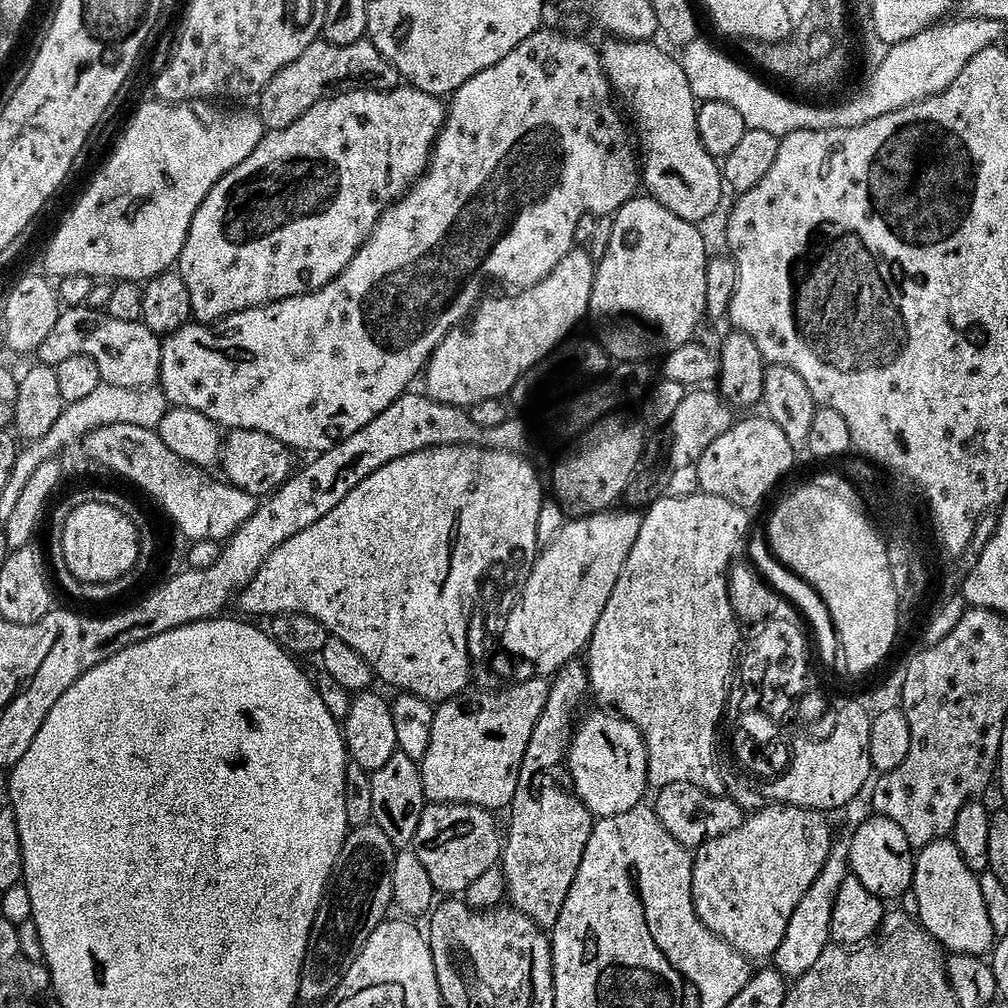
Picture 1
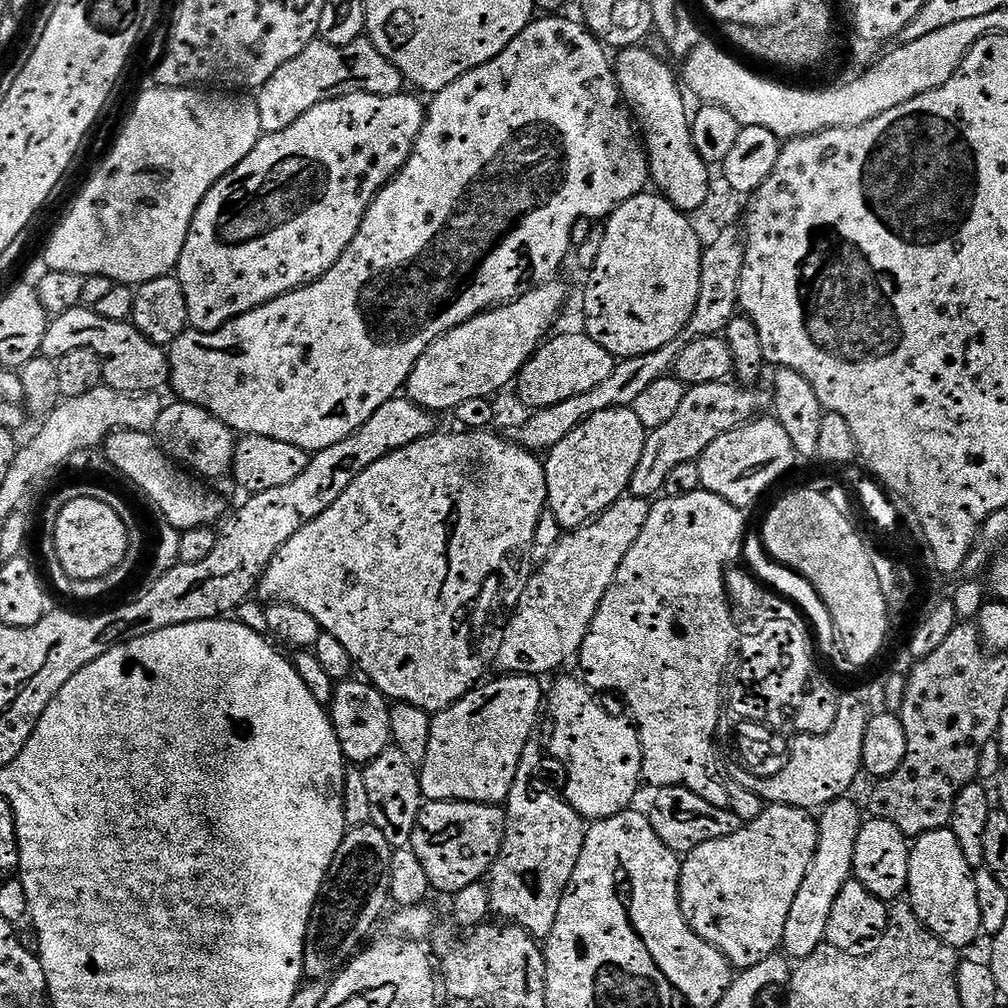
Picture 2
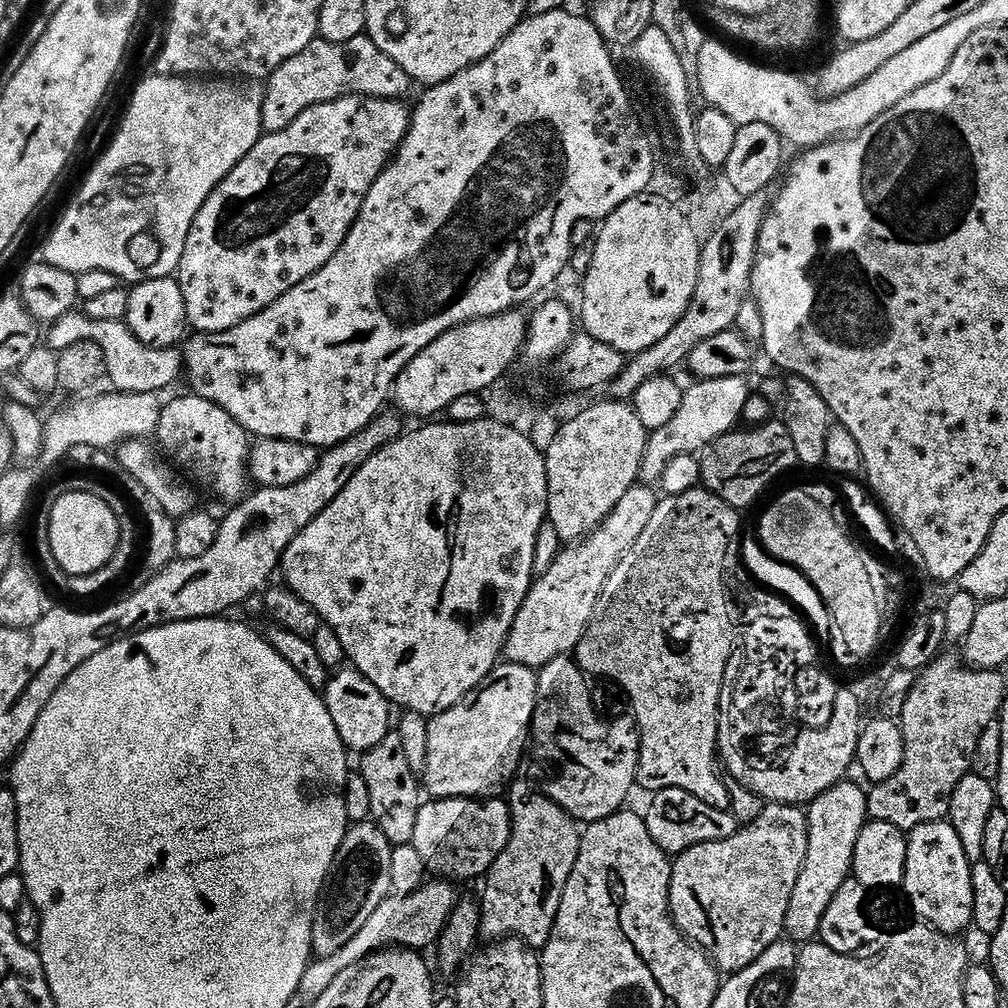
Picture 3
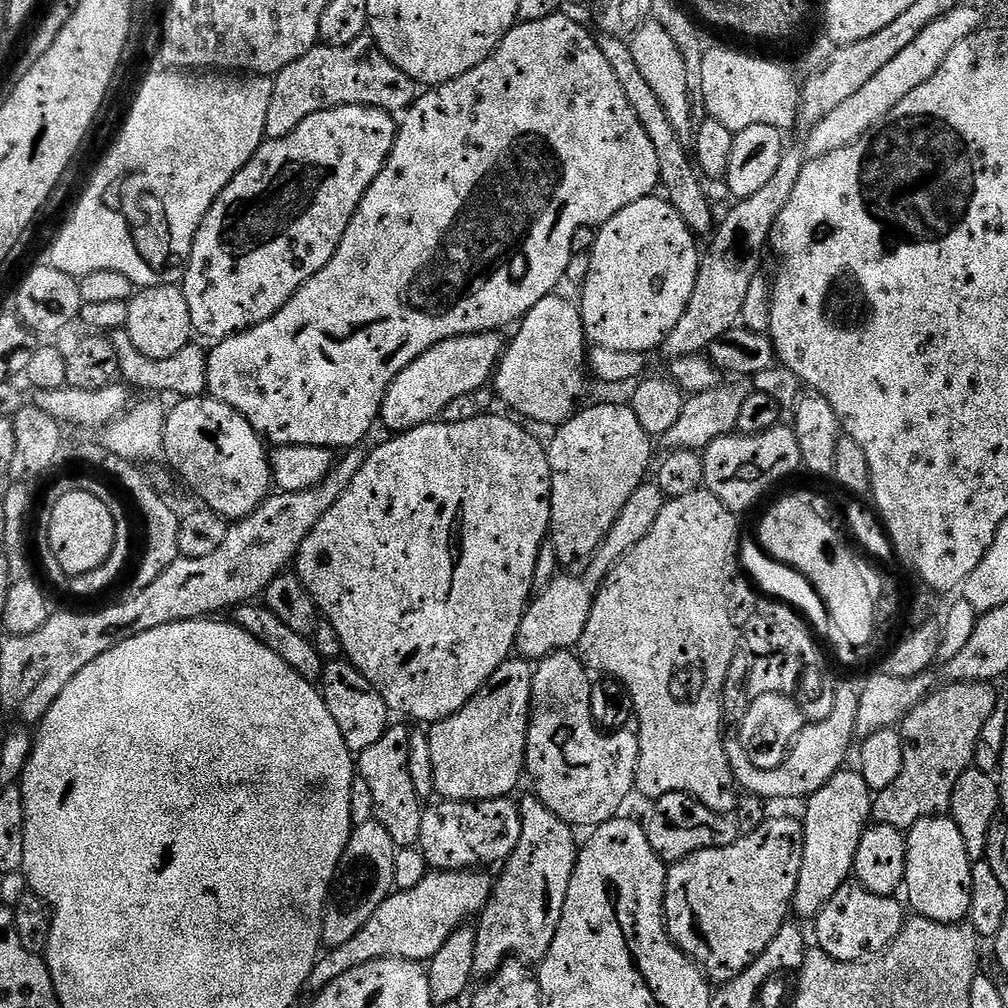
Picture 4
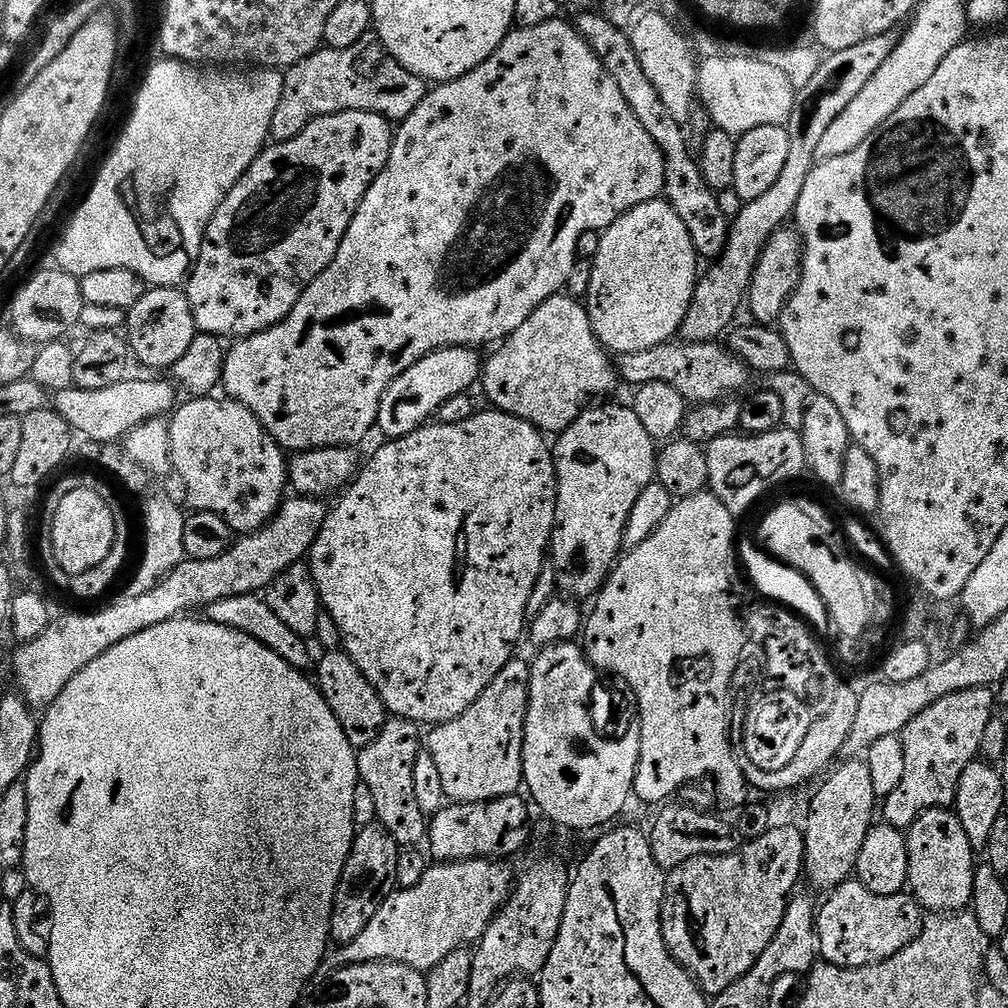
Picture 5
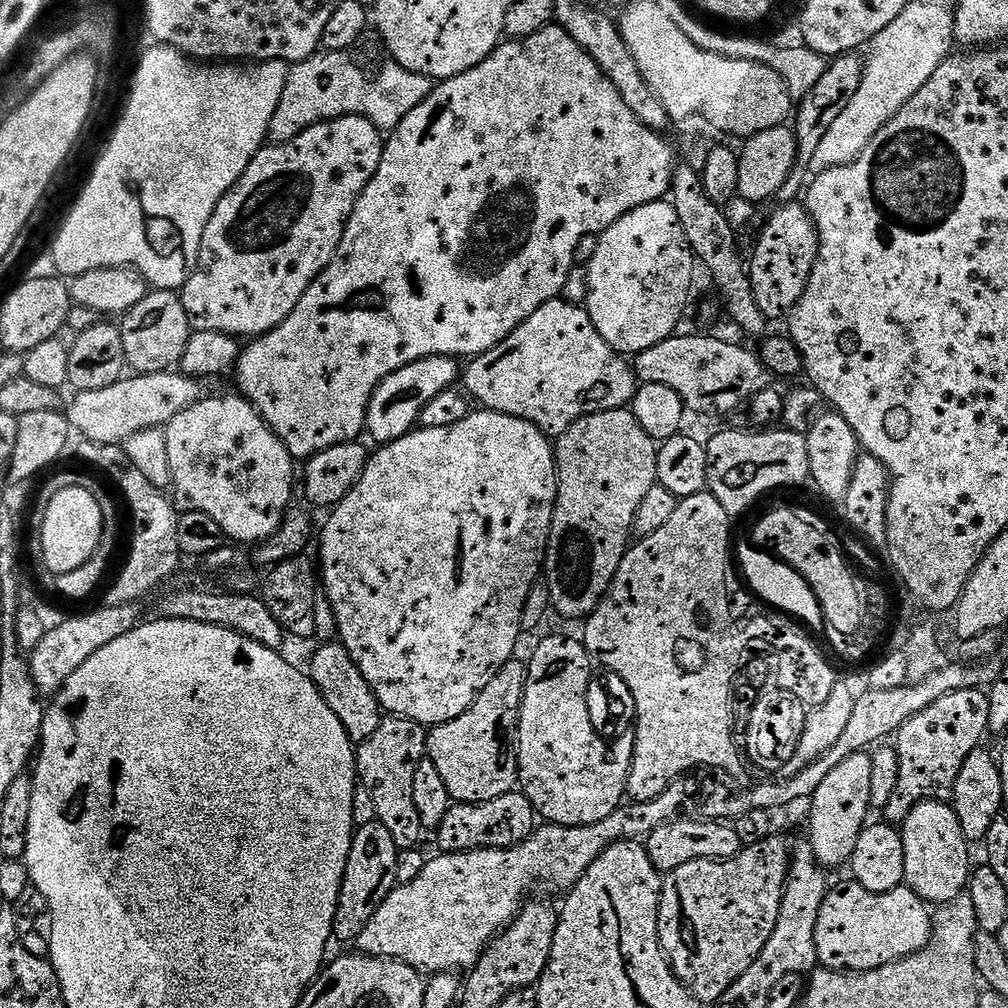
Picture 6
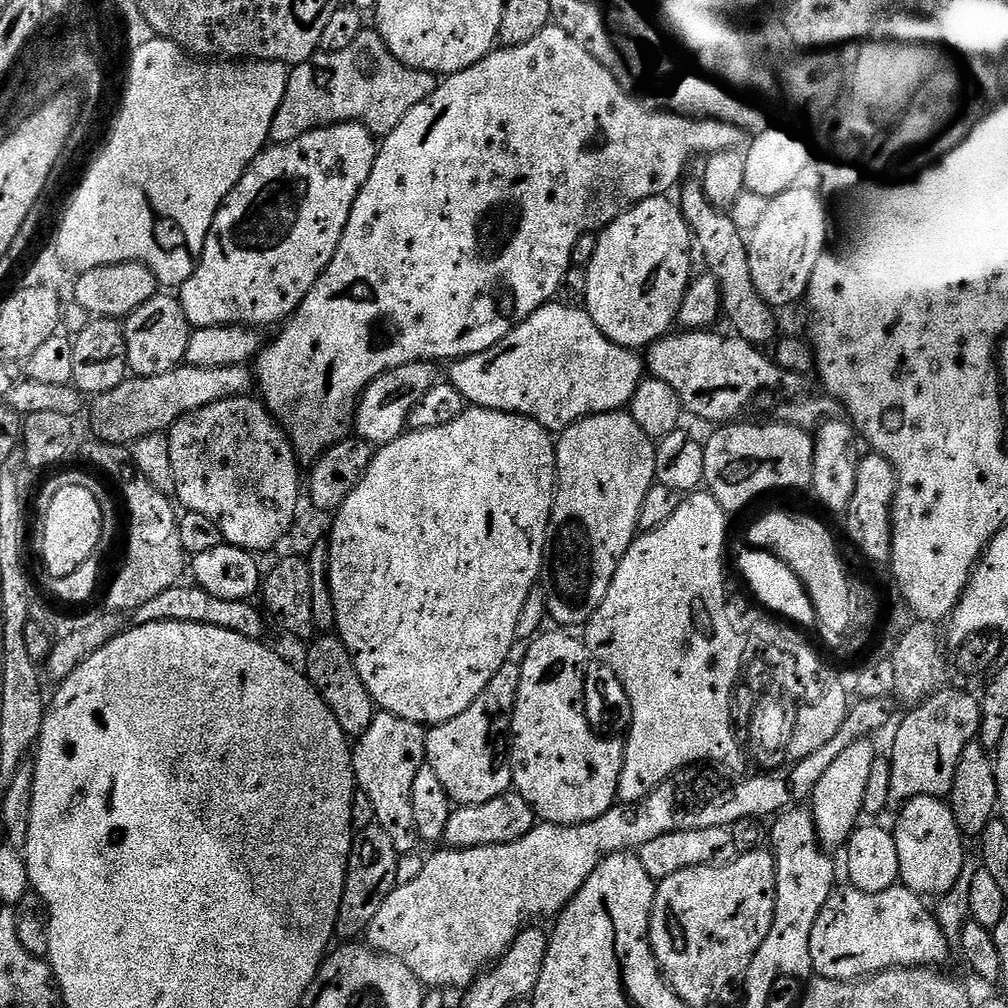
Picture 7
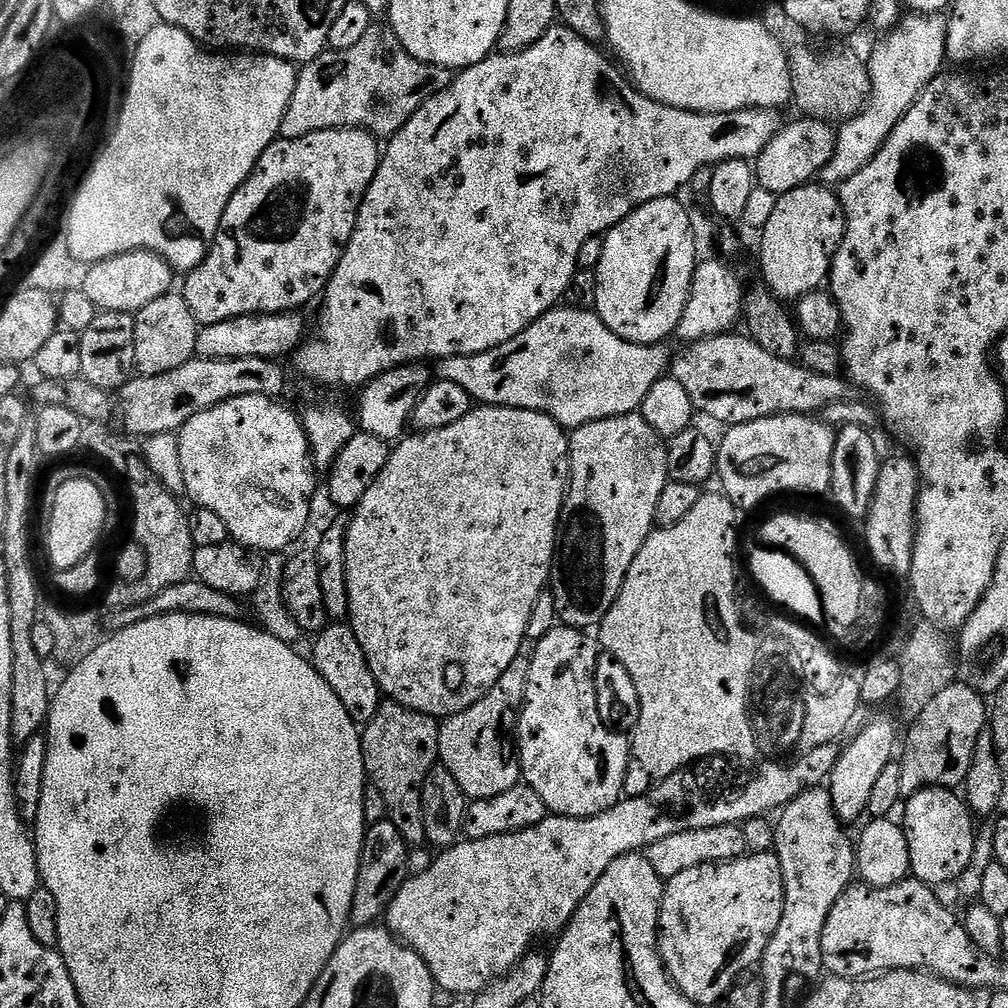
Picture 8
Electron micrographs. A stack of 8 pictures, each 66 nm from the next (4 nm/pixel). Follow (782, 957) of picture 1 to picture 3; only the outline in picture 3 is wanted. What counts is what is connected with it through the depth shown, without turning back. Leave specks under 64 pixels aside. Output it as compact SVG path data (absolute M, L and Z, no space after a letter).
M841 782L835 784L829 792L807 805L808 849L802 874L794 886L790 906L786 910L785 933L796 942L812 942L819 937L822 918L834 902L834 894L852 876L854 846L858 846L858 834L862 834L864 825L869 823L868 792L856 784Z

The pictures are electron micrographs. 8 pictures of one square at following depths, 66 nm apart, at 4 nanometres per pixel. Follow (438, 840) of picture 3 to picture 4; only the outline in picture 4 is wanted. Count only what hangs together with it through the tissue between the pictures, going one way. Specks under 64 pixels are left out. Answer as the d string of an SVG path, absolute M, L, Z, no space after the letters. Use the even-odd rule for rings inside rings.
M515 799L444 800L425 807L420 817L418 849L427 867L442 872L488 870L491 864L503 865L518 846L522 834L520 806ZM436 804L436 805L435 805Z

